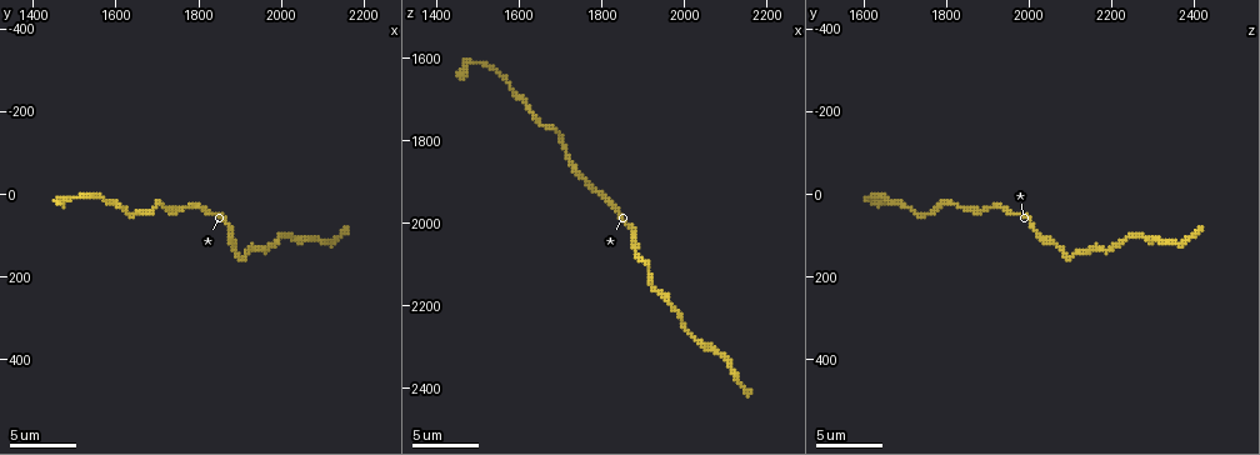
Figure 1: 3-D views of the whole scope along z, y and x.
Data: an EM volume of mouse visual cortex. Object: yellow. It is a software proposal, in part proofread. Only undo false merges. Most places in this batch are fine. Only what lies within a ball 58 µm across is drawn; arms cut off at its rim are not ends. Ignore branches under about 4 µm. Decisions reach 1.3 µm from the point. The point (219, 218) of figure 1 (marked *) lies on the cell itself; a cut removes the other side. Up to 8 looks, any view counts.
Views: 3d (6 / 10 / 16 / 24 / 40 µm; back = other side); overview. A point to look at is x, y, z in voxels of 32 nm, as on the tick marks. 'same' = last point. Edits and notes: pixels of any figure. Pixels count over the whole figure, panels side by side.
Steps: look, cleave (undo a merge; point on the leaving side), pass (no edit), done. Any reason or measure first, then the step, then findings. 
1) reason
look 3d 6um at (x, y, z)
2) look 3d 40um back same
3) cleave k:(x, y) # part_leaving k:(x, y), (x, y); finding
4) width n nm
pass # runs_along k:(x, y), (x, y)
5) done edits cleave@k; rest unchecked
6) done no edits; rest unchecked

calibre changes
look 3d 10um at (1885, 135, 2080)

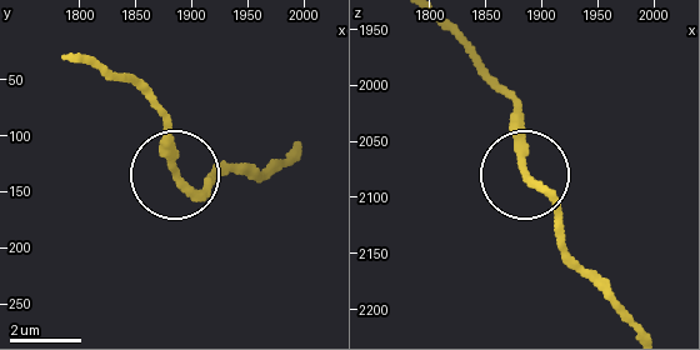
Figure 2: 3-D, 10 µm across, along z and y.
pass # runs_along 2:(485, 74), (509, 99), (518, 161), (563, 230); all the same cell

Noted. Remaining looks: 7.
a narrow waist
look 3d 10um at (1510, 10, 1610)

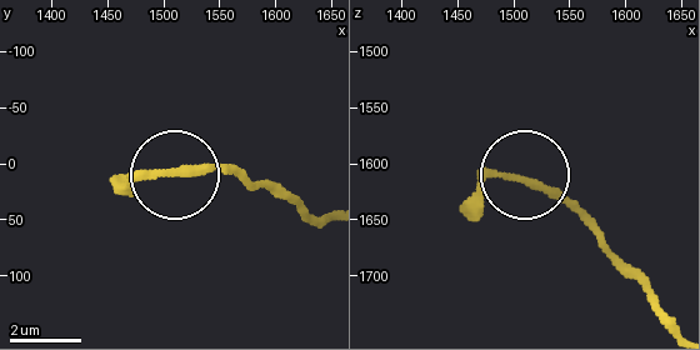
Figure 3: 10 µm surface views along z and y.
look 3d 6um at (1510, 6, 1614)

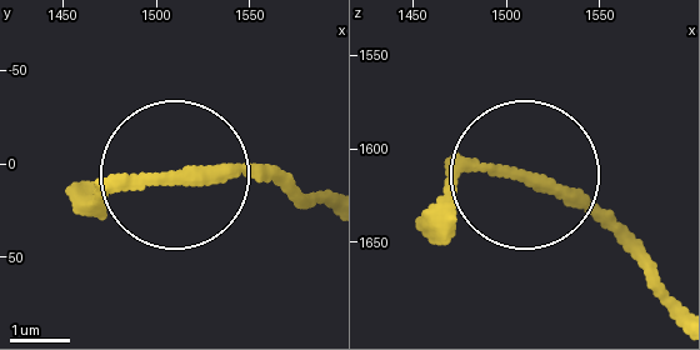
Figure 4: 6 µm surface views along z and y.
pass # runs_along 4:(666, 290), (591, 215), (523, 176); continuous, no second cell

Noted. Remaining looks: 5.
thin neck
look 3d 10um at (1720, 25, 1830)

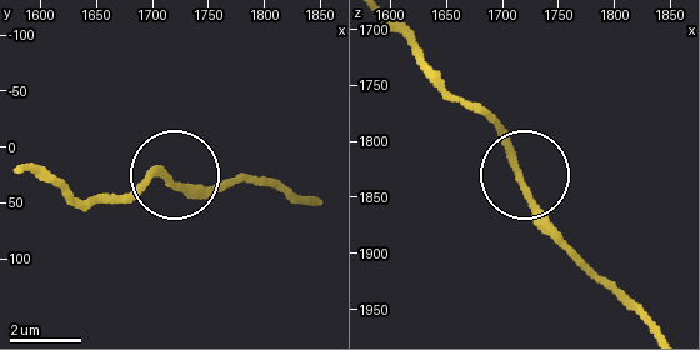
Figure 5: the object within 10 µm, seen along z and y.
pass # runs_along 5:(643, 325), (554, 226), (511, 145), (476, 104); continuous, no second cell

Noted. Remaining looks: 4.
look 3d 10um at (2025, 100, 2285)

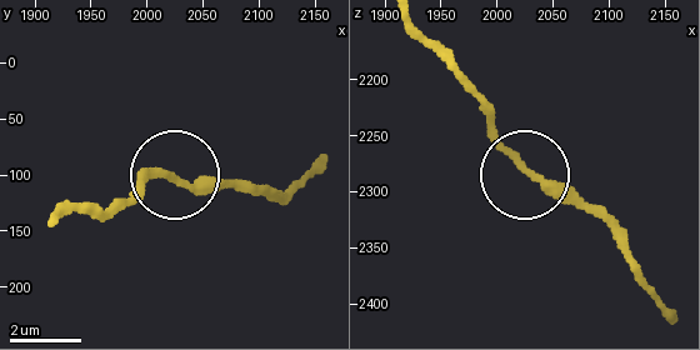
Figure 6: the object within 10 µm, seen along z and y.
pass # runs_along 6:(50, 224), (113, 211), (149, 179), (271, 188); continuous, no second cell

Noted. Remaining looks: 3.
done no edits; rest unchecked

